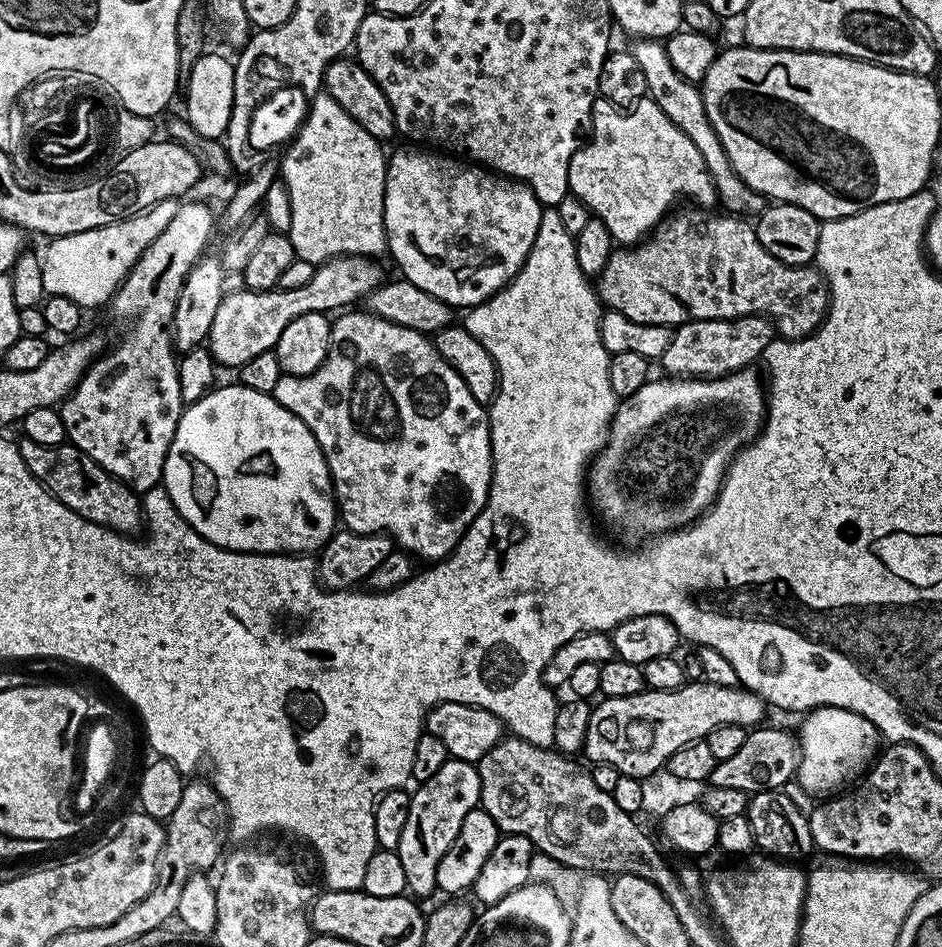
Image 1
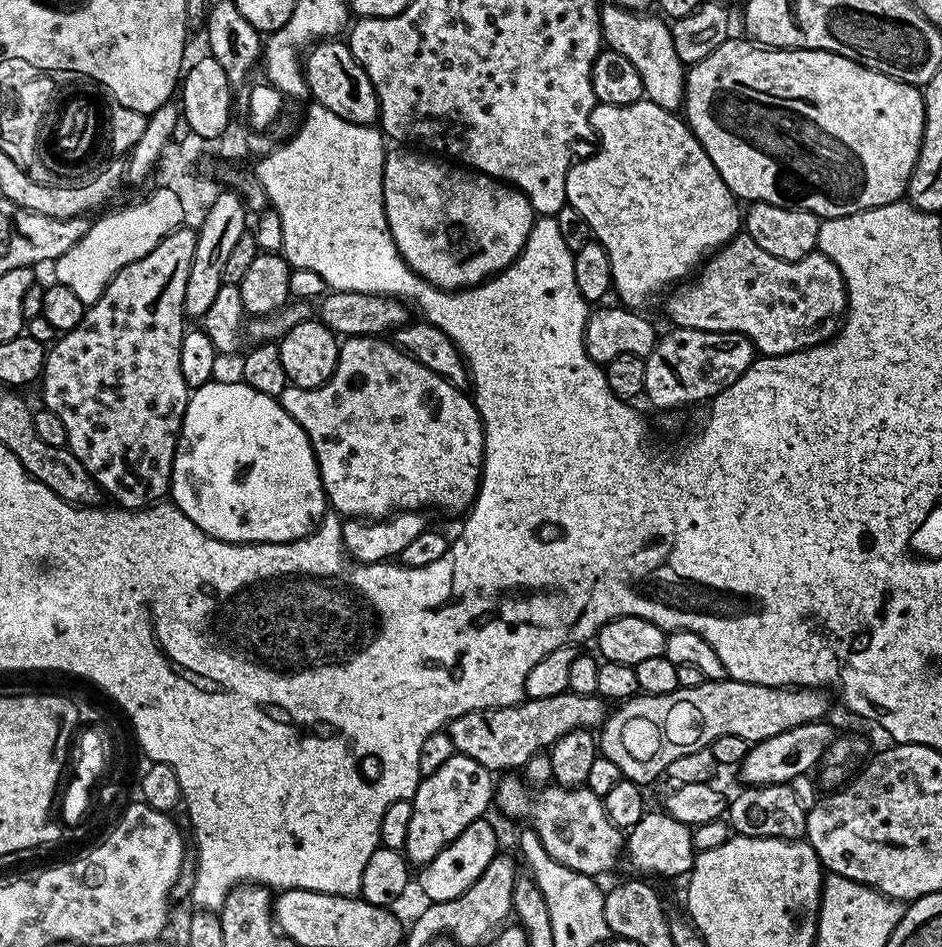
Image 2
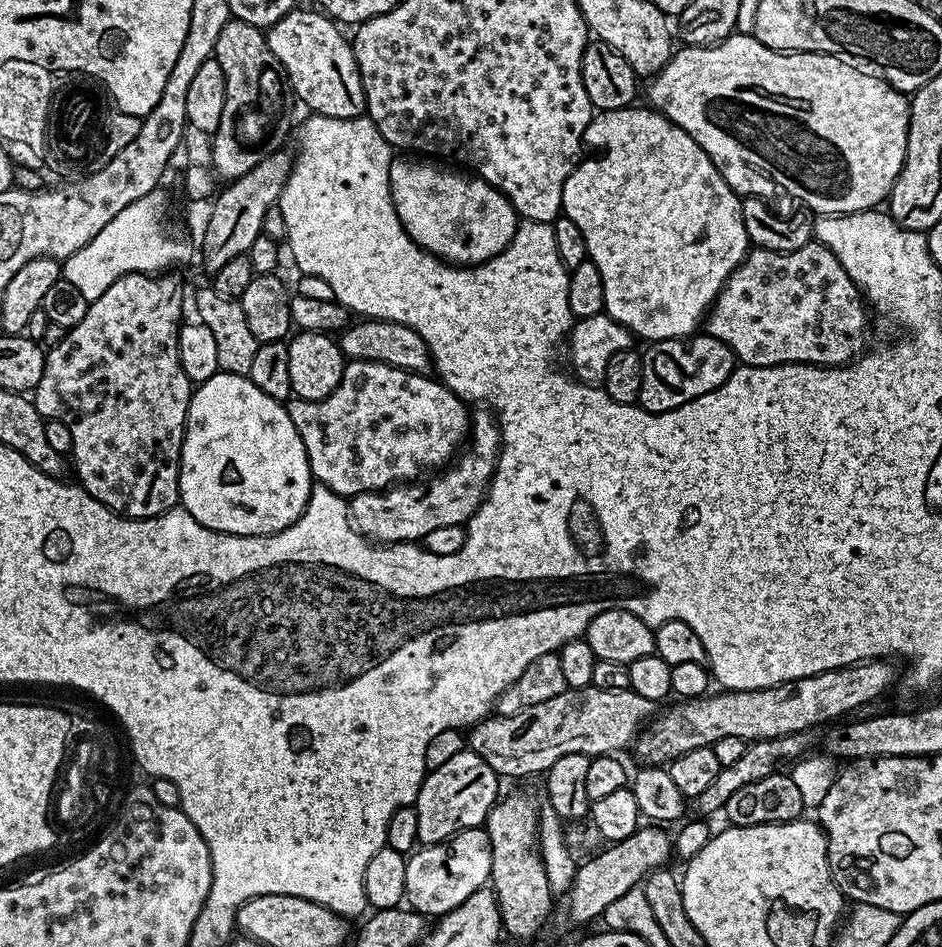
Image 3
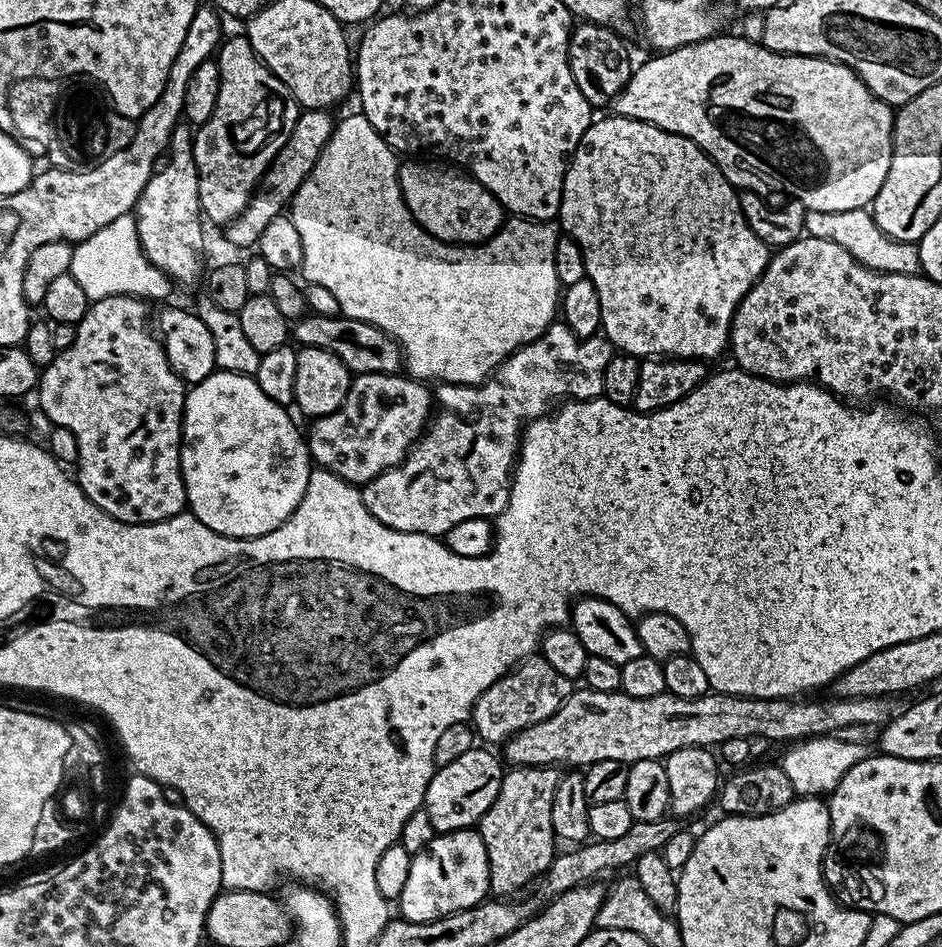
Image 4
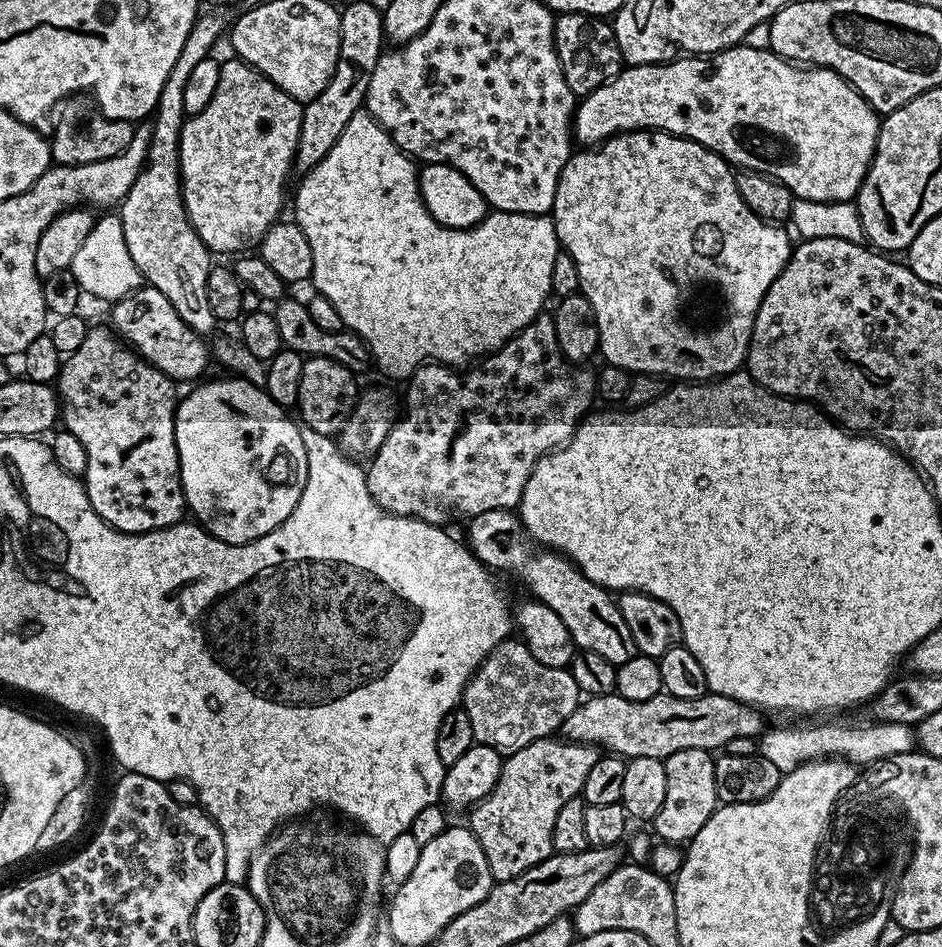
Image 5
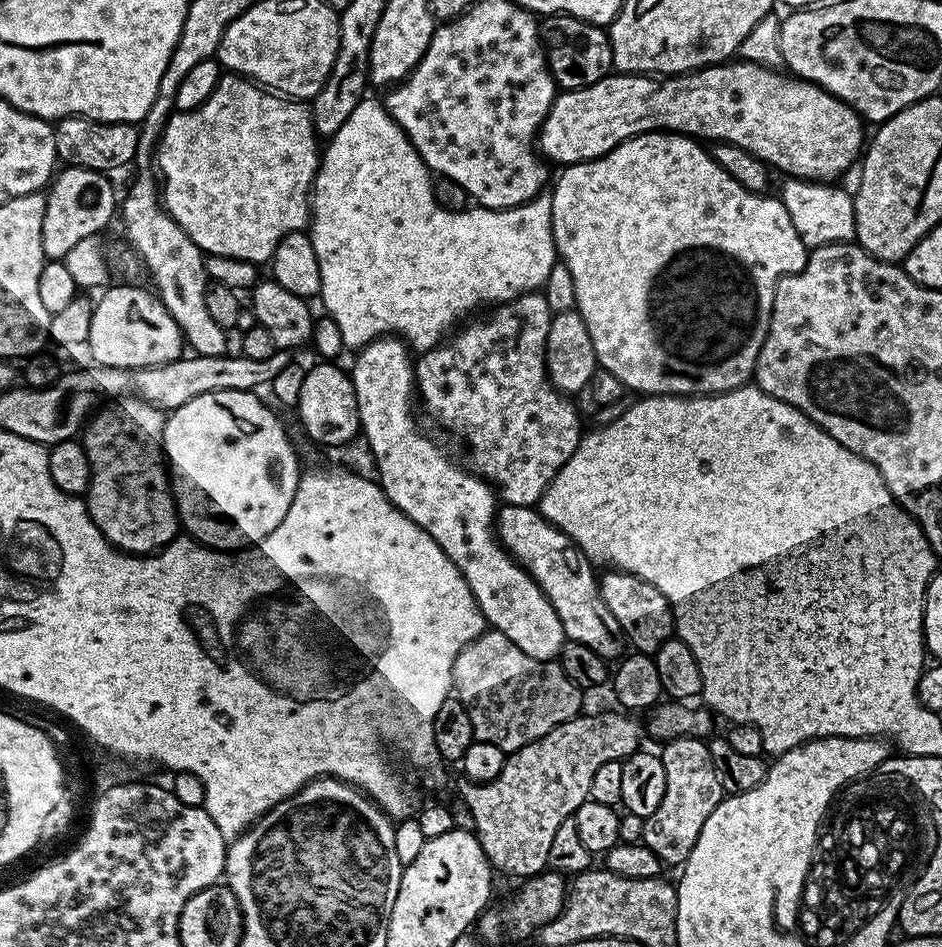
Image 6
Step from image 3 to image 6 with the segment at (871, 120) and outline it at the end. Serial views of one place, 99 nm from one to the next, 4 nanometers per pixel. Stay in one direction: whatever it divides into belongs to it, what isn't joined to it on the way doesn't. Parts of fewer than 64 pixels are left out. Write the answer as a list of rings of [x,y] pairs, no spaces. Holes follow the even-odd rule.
[[[736,62],[713,64],[661,80],[648,74],[609,74],[602,78],[602,82],[594,82],[594,86],[561,91],[540,127],[538,151],[553,165],[581,164],[587,160],[597,160],[632,136],[663,130],[699,138],[704,142],[742,146],[742,150],[764,161],[769,169],[776,171],[777,168],[785,172],[785,177],[798,180],[832,182],[852,163],[857,163],[866,144],[866,124],[850,105],[837,96],[831,96],[825,88],[785,74],[775,67],[747,62],[732,63]]]

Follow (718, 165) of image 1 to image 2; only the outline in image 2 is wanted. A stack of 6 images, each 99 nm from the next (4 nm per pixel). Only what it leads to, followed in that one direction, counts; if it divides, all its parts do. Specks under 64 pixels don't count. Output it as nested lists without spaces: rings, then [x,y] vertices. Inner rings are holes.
[[[615,2],[605,3],[600,9],[600,35],[607,47],[630,58],[634,70],[638,70],[638,78],[642,78],[647,100],[662,106],[662,110],[679,113],[684,102],[686,65],[678,58],[678,50],[674,50],[669,21],[659,15],[648,15],[652,14],[623,8]]]

